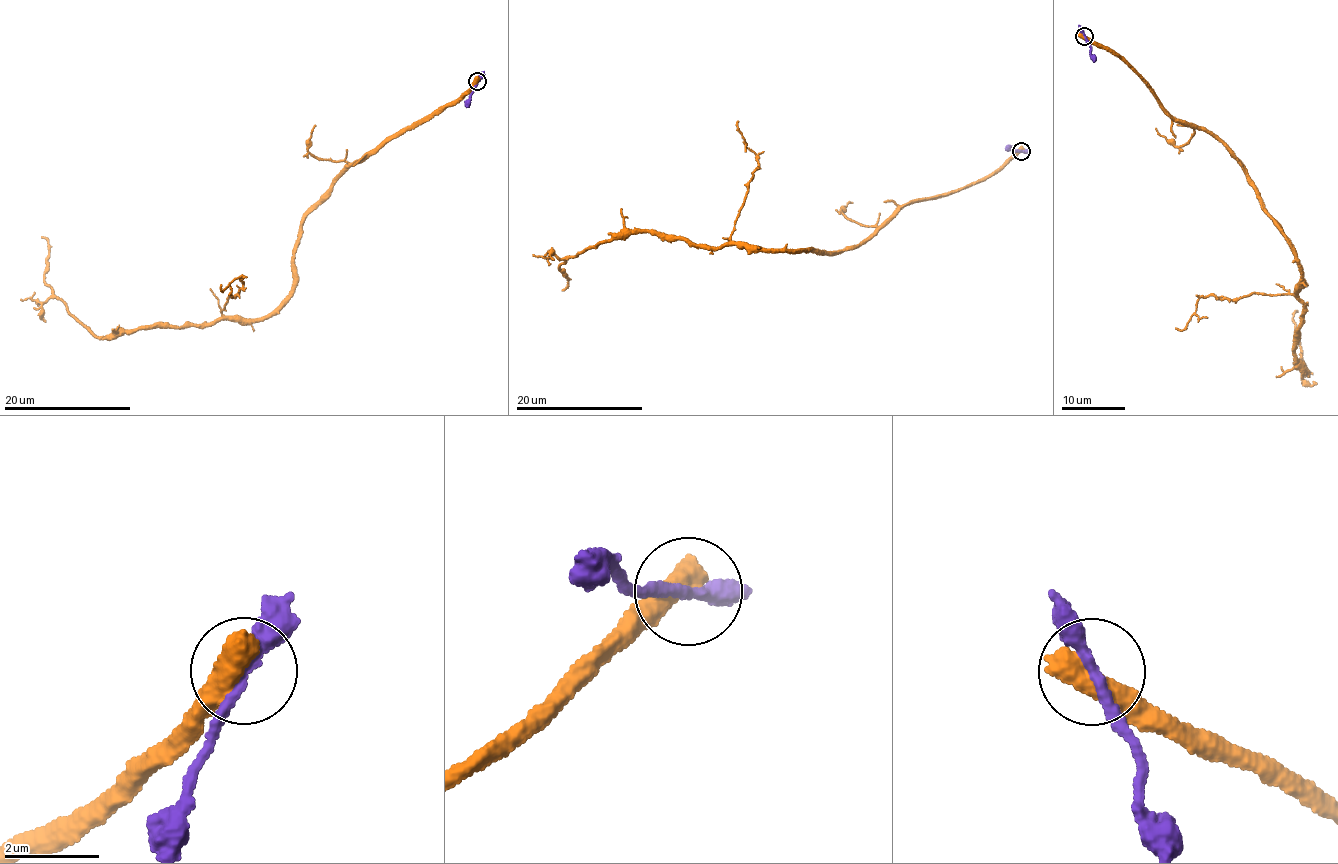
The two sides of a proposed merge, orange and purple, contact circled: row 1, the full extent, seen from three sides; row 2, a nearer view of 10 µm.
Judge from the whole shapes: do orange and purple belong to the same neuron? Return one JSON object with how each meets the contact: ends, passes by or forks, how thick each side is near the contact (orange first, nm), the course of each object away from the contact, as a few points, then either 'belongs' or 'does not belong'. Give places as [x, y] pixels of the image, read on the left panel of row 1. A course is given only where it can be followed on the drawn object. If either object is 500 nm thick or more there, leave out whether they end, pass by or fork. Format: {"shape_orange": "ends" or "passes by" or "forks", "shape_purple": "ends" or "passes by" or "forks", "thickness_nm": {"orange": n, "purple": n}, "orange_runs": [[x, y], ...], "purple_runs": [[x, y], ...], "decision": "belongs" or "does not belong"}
{"thickness_nm": {"orange": 700, "purple": 280}, "orange_runs": [[478, 82], [337, 176], [304, 219], [295, 284], [259, 319], [98, 337], [45, 282], [48, 240], [41, 236]], "purple_runs": [[478, 81], [466, 107]], "decision": "does not belong"}

